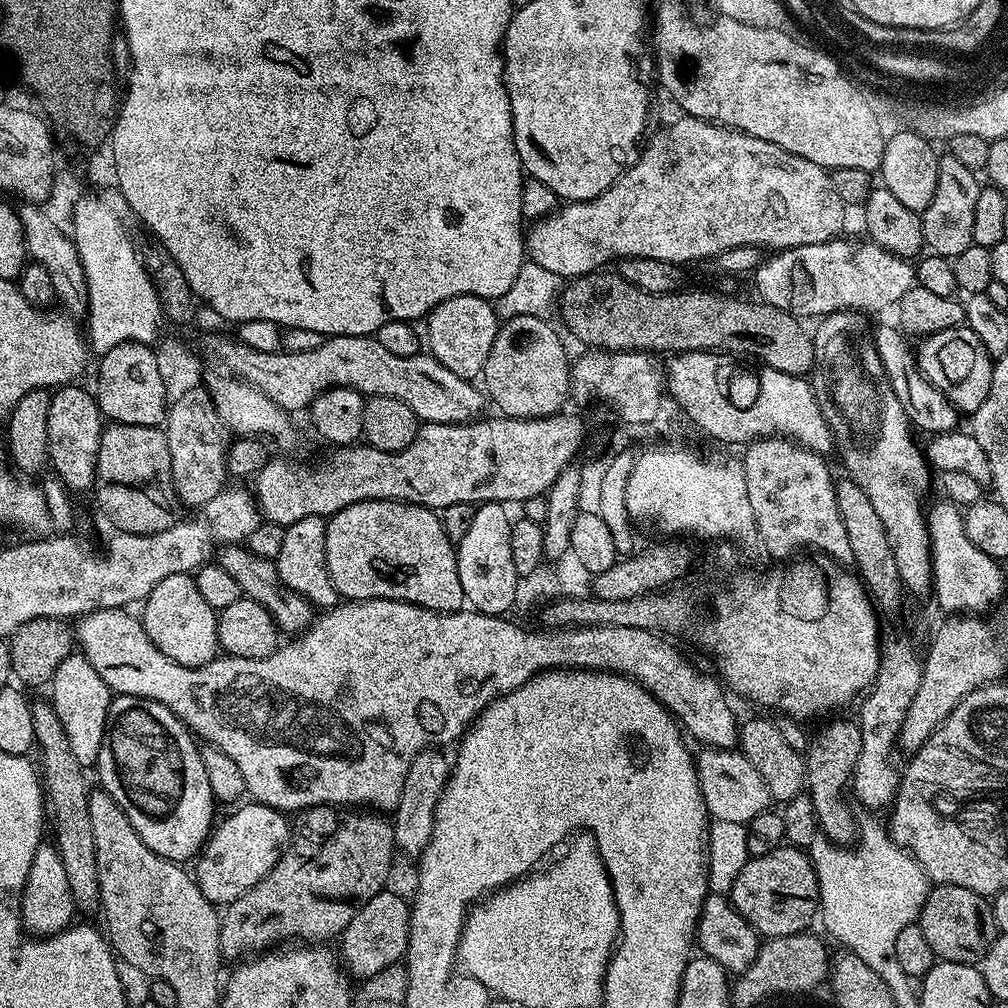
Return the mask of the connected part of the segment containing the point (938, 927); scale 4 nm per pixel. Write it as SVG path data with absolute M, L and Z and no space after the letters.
M935 885L922 906L918 923L937 961L979 965L998 935L989 897L974 894L966 886Z

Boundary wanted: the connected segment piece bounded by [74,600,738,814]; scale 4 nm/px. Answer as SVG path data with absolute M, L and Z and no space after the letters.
M350 600L337 603L335 608L329 608L323 614L317 615L305 632L289 639L292 640L289 644L281 643L276 651L266 658L255 660L220 654L206 666L187 668L166 658L166 654L162 654L162 650L158 650L158 646L150 642L143 623L137 617L135 620L130 613L131 611L123 608L98 610L91 612L89 616L79 617L75 625L74 633L79 651L94 666L94 670L102 674L102 682L106 682L106 686L112 689L116 696L137 696L143 700L156 700L162 706L169 708L201 741L222 749L226 754L230 754L230 758L234 758L238 770L242 770L242 778L246 778L247 795L255 803L277 808L279 812L285 814L296 814L305 808L314 808L317 804L367 806L369 809L379 810L384 814L391 813L398 806L398 798L402 798L402 782L406 782L406 770L410 770L410 762L414 762L414 758L422 749L452 743L455 745L485 706L493 704L497 698L505 696L508 692L518 690L518 686L522 686L531 676L537 676L539 672L554 668L604 669L626 675L644 687L647 692L652 693L679 721L683 731L689 737L692 735L700 746L732 750L738 744L738 719L736 720L731 706L728 705L729 693L722 687L721 681L715 675L712 675L713 677L703 676L668 641L671 639L665 638L659 631L650 628L599 624L589 628L554 628L531 632L528 628L519 628L518 625L511 624L504 616L487 616L475 610L435 612L417 604L408 604L404 600Z

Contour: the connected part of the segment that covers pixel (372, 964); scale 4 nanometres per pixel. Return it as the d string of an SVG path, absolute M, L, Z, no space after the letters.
M385 890L374 894L350 918L342 933L344 949L338 956L349 977L367 978L386 970L386 966L401 963L408 951L408 923L410 922L410 904L396 892Z

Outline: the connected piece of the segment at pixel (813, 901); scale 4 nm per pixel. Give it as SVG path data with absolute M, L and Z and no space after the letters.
M781 846L770 854L762 854L748 859L746 866L742 866L742 874L734 878L734 886L730 893L732 905L754 926L761 937L789 936L799 932L809 931L813 926L812 919L818 916L818 901L820 887L816 881L816 871L812 865L811 855L803 847Z

